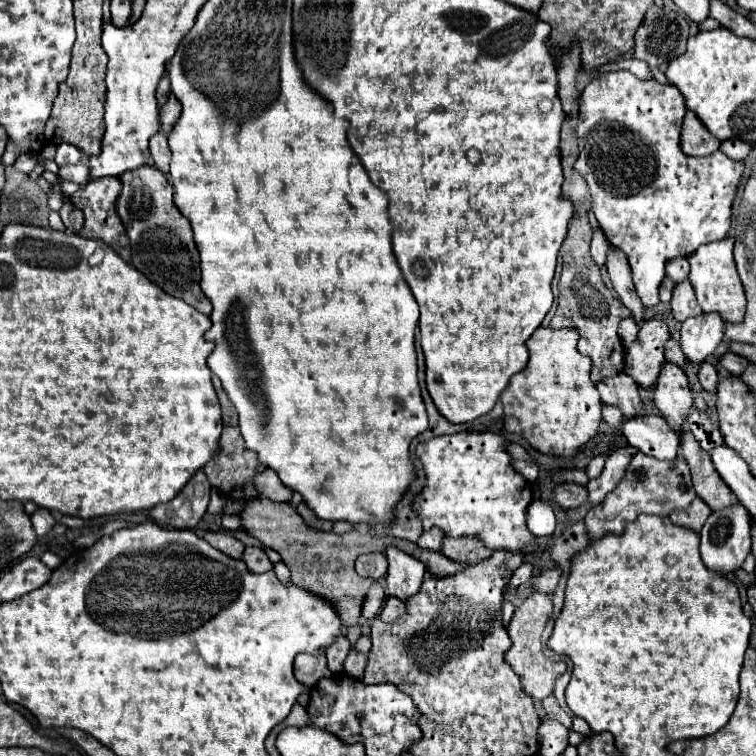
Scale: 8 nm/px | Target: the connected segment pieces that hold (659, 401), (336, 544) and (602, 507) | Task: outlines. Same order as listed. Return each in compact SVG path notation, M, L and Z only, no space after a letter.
M663 362L655 386L655 404L675 432L685 428L687 412L693 406L693 398L687 386L687 376L681 366Z
M261 496L249 500L245 504L245 508L241 510L239 518L241 518L241 530L245 530L247 534L253 534L265 546L269 546L281 554L283 562L291 570L291 582L297 588L317 594L331 602L333 610L337 610L337 616L343 622L343 626L357 624L359 616L361 616L361 604L365 598L365 592L357 592L357 588L355 588L355 560L359 554L383 552L383 548L387 544L393 544L399 550L423 560L435 578L455 574L457 570L461 570L465 566L459 562L449 562L449 558L445 558L441 552L421 550L417 544L413 544L409 540L393 538L393 536L361 534L357 530L347 532L343 536L337 536L331 532L315 532L305 526L301 516L289 504L277 504L267 498L261 498Z
M637 452L629 464L629 470L625 472L625 478L617 484L613 492L605 496L605 500L597 506L593 506L585 516L585 528L589 540L603 538L605 534L623 534L623 524L633 522L639 514L653 514L653 516L667 516L671 510L685 508L695 498L691 472L685 460L677 458L673 462L669 460L657 460L649 454Z

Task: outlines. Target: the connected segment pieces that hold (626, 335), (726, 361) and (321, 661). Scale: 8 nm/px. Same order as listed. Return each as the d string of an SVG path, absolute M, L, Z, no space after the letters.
M633 316L621 320L621 324L619 324L619 336L621 336L623 344L633 342L637 338L637 332L639 332L639 326L637 326L637 322L635 322Z
M725 352L725 354L721 356L721 360L717 360L717 364L723 366L723 368L725 368L729 374L733 374L733 376L739 376L741 370L745 370L745 366L747 366L745 358L741 358L741 356L733 354L733 352Z
M323 652L295 656L295 678L307 688L313 688L321 678L331 678L331 676L333 674L327 668L327 658Z

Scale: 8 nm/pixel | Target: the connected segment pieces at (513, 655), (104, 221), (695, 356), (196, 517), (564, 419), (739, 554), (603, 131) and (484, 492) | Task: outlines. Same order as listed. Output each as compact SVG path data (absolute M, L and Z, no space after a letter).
M533 592L529 594L521 606L515 608L515 614L511 618L511 624L509 624L509 636L513 640L513 646L511 650L507 652L505 660L511 664L511 668L521 676L521 684L525 688L525 692L535 698L535 700L543 700L547 698L549 694L553 694L553 684L555 684L555 678L559 674L565 672L565 662L553 662L545 656L543 652L543 644L541 644L541 634L543 634L543 628L547 624L547 620L551 618L551 612L553 612L553 600L551 600L551 594L543 594L543 592Z
M99 178L97 182L89 182L85 186L81 186L73 196L71 202L83 210L85 214L85 226L81 230L83 238L93 238L93 240L101 240L107 246L111 246L115 252L121 254L123 260L129 262L131 258L131 248L127 244L127 234L123 228L123 222L119 218L119 214L115 212L115 202L121 194L121 180L119 178Z
M701 314L681 324L679 346L689 364L705 362L723 340L725 322L717 314Z
M197 470L171 502L157 504L151 510L151 518L173 528L195 528L207 510L209 492L211 484L205 478L205 472Z
M539 328L527 340L529 348L529 364L511 378L507 390L501 394L501 402L505 408L505 430L509 434L517 434L525 438L537 452L545 456L557 456L559 466L565 460L573 460L579 450L597 434L601 422L601 400L599 392L589 378L591 362L577 350L577 332L575 330L551 330Z
M743 504L715 510L707 518L699 536L701 536L701 558L705 566L719 574L731 574L743 564L745 556L751 552L751 514Z
M619 70L619 72L609 72L603 74L595 80L591 80L587 84L587 88L581 94L581 104L579 104L579 124L577 124L577 144L579 144L579 158L575 160L575 170L583 176L589 194L591 194L591 208L593 214L601 226L601 230L605 232L607 240L617 246L619 250L623 250L627 254L631 272L633 272L633 284L635 284L635 292L641 298L643 306L655 306L659 302L659 284L665 278L665 264L671 258L677 256L691 256L699 246L715 242L715 240L723 240L727 236L727 230L731 226L731 204L733 204L733 196L735 190L739 186L739 178L743 174L743 162L735 162L731 158L727 158L721 150L713 152L707 158L693 158L683 154L681 150L681 126L683 126L683 116L685 116L685 104L681 98L681 92L675 86L669 84L659 84L655 80L641 80L635 74L631 74L629 70Z
M475 430L421 442L417 456L425 466L427 484L415 508L423 518L423 528L437 526L451 538L477 536L489 550L507 550L513 554L537 552L537 538L525 522L525 512L533 502L533 488L513 468L507 444L509 440L501 434Z

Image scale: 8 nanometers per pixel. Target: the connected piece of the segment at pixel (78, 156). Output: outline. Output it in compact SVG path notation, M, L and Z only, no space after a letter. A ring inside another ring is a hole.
M59 144L57 146L57 154L55 154L55 162L59 166L63 164L77 164L83 160L83 154L79 152L79 148L71 146L71 144Z

